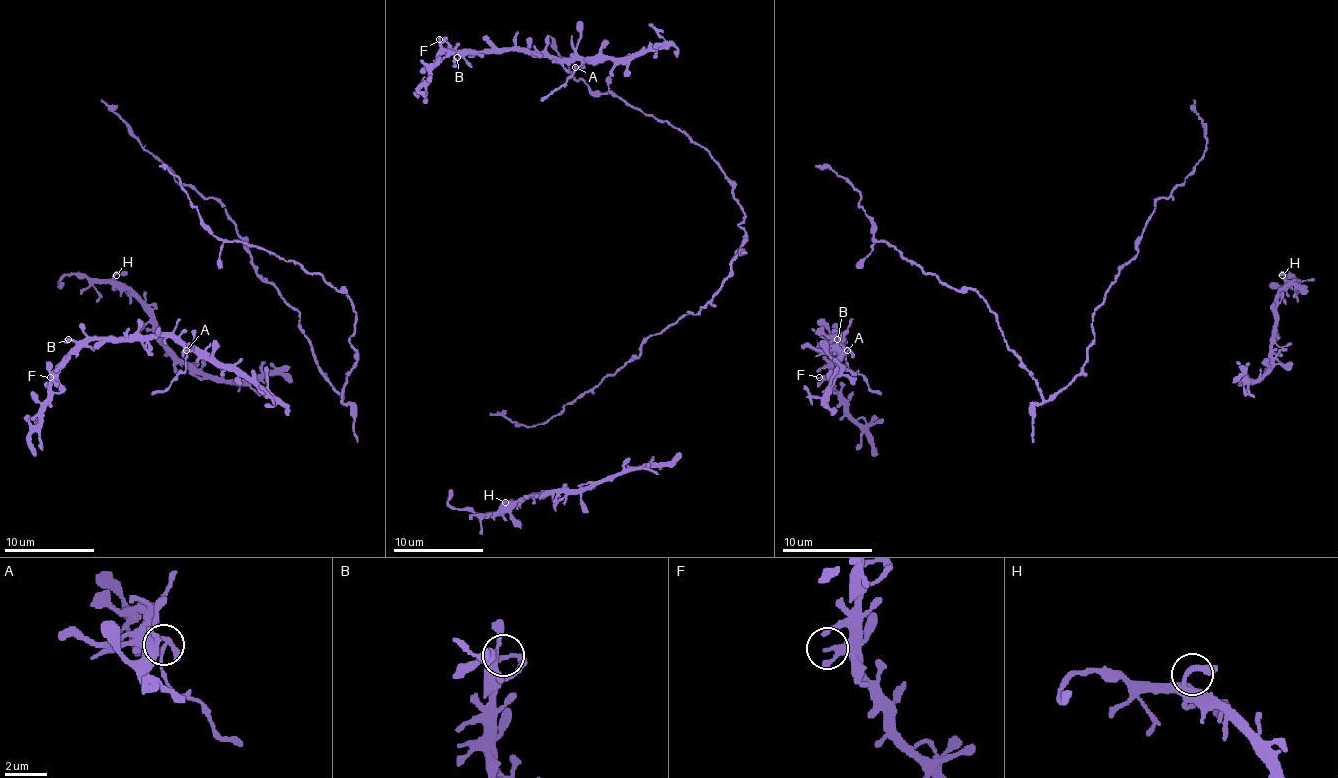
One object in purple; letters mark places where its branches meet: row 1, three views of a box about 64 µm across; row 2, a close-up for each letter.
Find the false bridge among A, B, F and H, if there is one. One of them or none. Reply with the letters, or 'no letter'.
A

